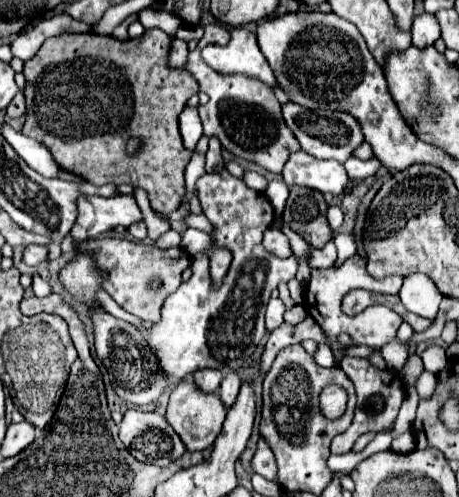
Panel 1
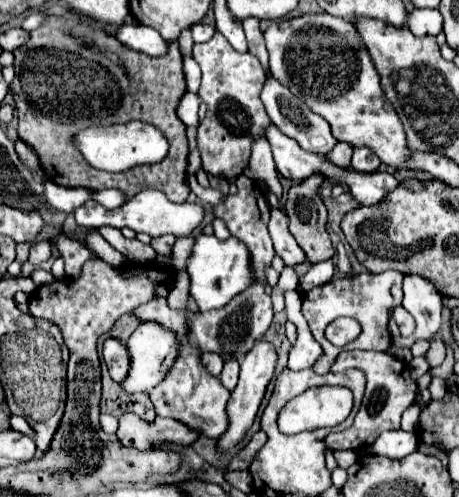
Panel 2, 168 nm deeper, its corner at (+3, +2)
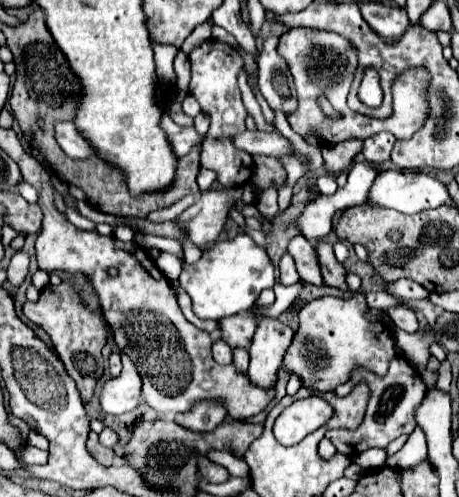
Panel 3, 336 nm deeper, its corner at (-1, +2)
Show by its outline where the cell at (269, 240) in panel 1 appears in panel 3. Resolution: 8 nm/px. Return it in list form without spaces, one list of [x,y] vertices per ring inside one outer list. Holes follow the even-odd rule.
[[[298,235],[298,237],[290,239],[288,253],[294,257],[296,269],[298,269],[300,277],[304,281],[308,281],[312,285],[322,285],[322,275],[320,275],[316,251],[314,251],[312,243],[304,235]]]

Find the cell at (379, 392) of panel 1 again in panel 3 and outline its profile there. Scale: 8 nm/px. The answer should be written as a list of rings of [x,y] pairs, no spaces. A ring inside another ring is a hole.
[[[394,357],[390,361],[388,373],[384,377],[376,377],[376,373],[368,373],[368,369],[354,369],[349,380],[335,389],[336,395],[343,397],[350,393],[355,380],[366,381],[370,385],[372,395],[370,395],[370,403],[366,409],[366,417],[358,429],[354,429],[354,431],[334,429],[334,431],[326,433],[326,439],[330,439],[340,453],[344,453],[346,457],[352,457],[370,447],[386,447],[396,437],[400,437],[404,433],[410,435],[414,431],[416,421],[414,421],[412,413],[416,413],[416,405],[420,405],[420,401],[424,399],[426,387],[422,383],[420,373],[416,373],[416,369],[412,369],[412,365],[404,357]]]

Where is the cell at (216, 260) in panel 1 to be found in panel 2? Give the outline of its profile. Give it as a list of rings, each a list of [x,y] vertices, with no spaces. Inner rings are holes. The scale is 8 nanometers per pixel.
[[[200,235],[194,241],[194,247],[190,257],[186,259],[184,271],[190,277],[190,295],[198,303],[200,311],[220,309],[228,305],[232,297],[236,297],[238,293],[246,291],[250,285],[256,283],[256,275],[252,269],[252,255],[248,247],[236,237],[220,241],[214,235]]]

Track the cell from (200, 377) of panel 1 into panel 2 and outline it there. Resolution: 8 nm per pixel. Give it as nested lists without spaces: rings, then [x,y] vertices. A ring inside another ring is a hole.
[[[202,353],[202,363],[204,363],[204,367],[212,373],[212,375],[220,375],[220,371],[222,371],[222,365],[224,365],[224,359],[222,359],[222,355],[218,355],[218,353]]]

